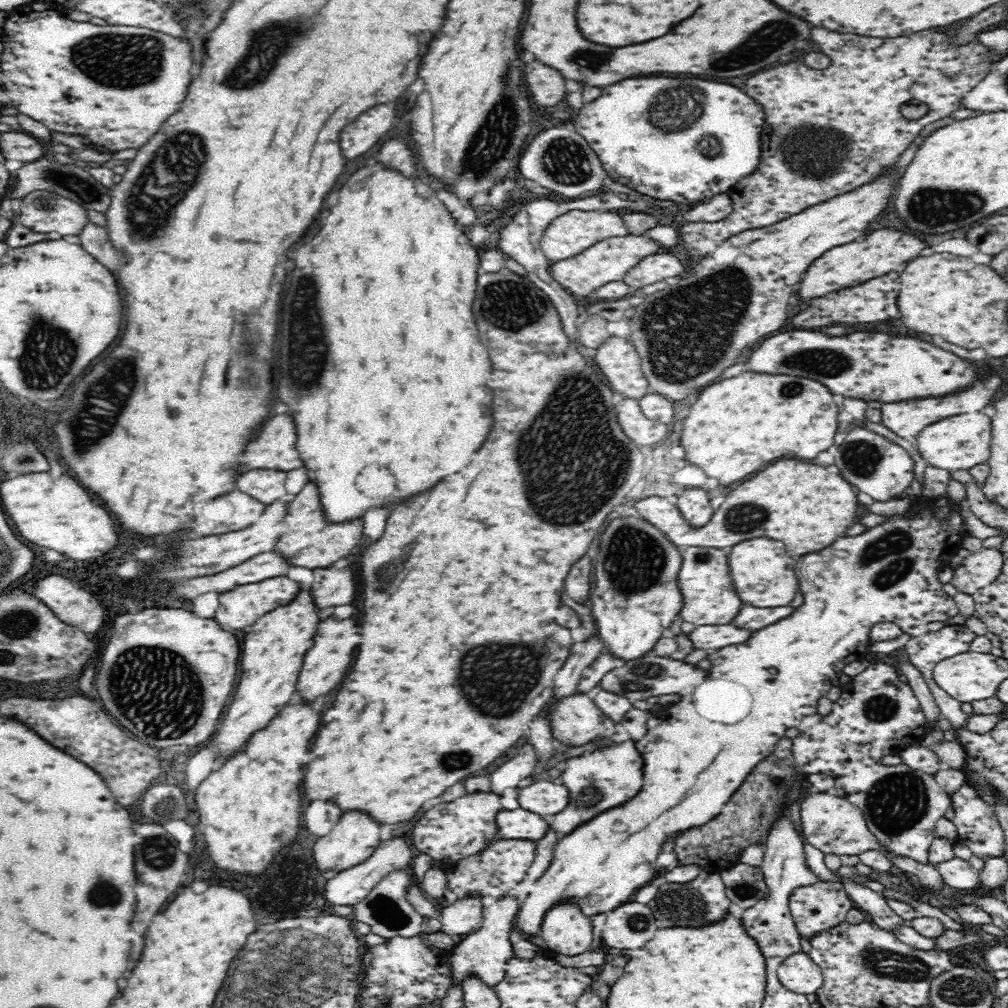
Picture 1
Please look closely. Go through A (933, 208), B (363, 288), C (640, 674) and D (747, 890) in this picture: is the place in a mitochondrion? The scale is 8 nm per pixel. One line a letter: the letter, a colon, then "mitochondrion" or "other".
A: mitochondrion
B: other
C: mitochondrion
D: mitochondrion

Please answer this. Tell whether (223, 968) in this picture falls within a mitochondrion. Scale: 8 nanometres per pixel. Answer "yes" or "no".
yes

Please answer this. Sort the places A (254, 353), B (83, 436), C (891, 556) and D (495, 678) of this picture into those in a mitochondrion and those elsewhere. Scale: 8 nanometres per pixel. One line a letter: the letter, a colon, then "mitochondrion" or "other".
A: mitochondrion
B: mitochondrion
C: mitochondrion
D: mitochondrion

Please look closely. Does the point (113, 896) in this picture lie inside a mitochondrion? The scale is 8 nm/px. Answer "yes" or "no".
yes

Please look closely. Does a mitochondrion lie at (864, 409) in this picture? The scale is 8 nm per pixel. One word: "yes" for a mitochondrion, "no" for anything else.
no

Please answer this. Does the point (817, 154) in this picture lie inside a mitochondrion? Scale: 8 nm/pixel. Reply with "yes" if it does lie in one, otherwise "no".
yes

